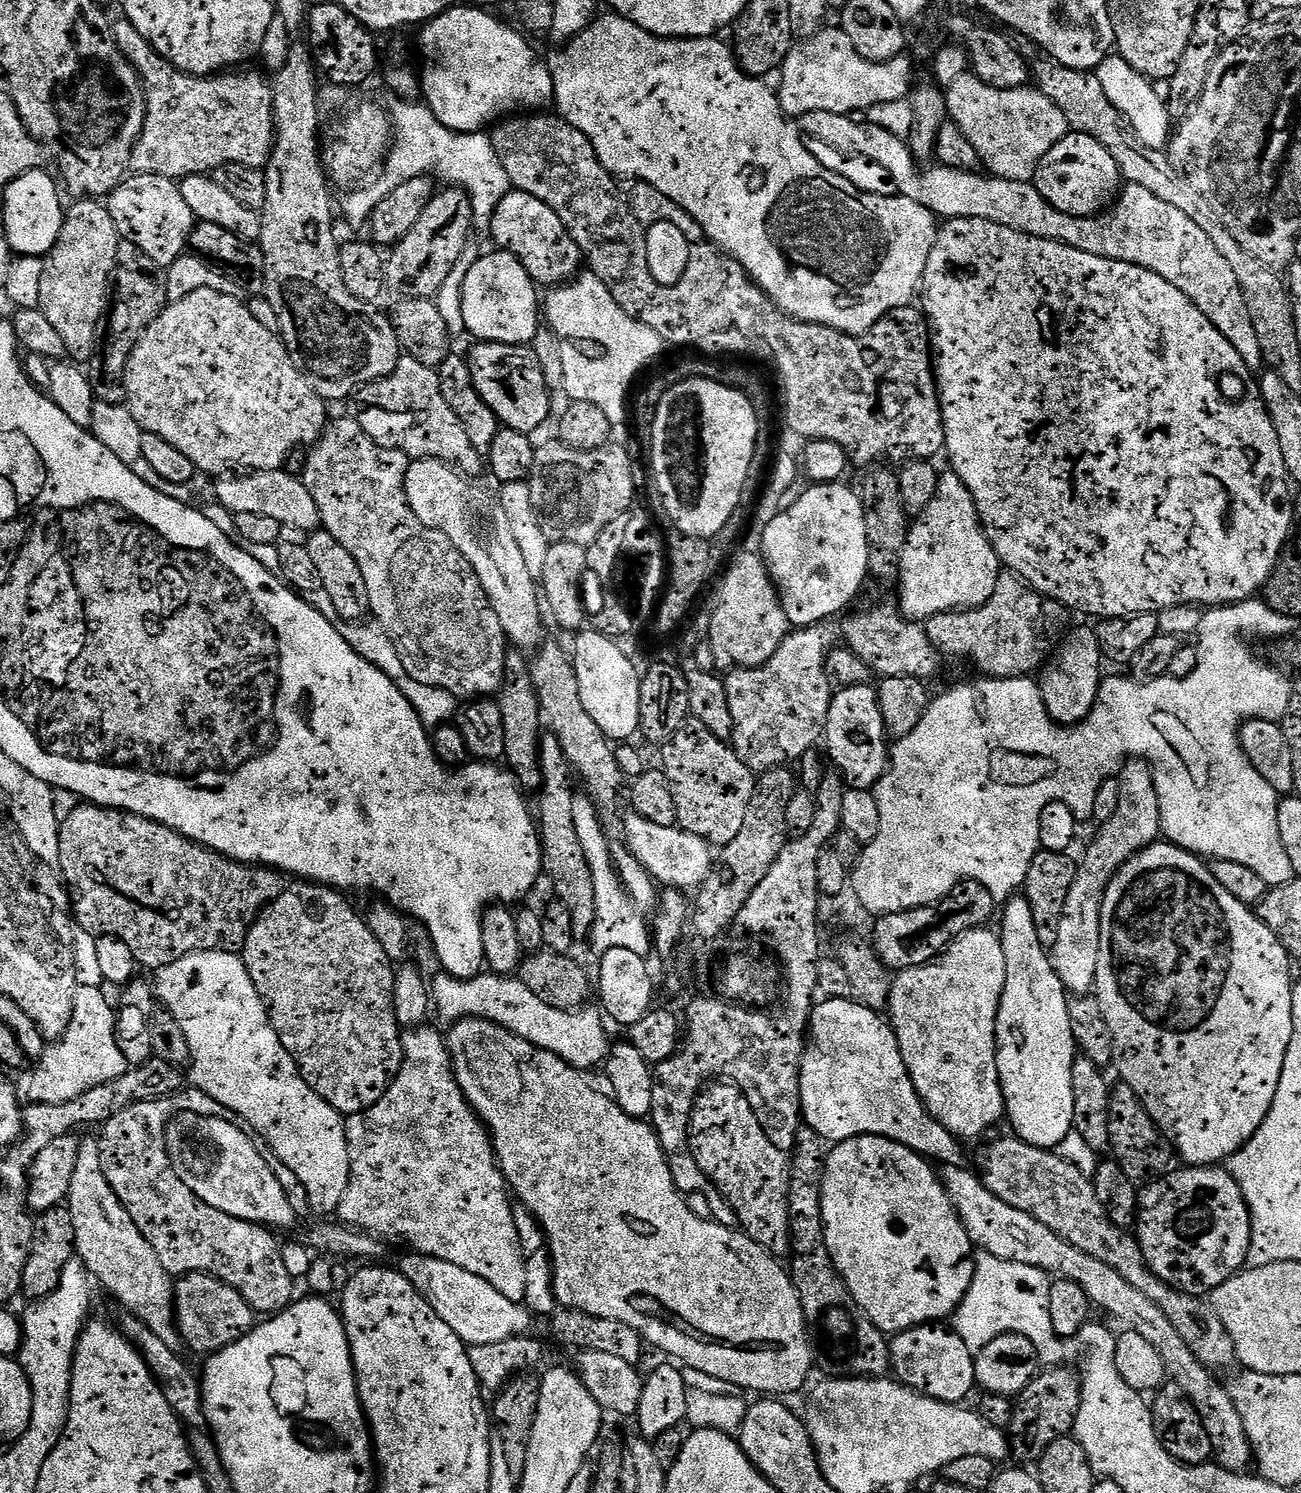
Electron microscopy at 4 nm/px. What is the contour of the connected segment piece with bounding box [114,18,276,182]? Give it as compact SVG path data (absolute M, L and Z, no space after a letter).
M127 18L117 19L114 31L122 54L140 75L148 94L144 134L132 151L131 167L137 173L158 174L179 182L185 176L215 173L215 168L227 164L267 169L276 144L274 88L267 75L232 70L215 76L191 76L175 68Z

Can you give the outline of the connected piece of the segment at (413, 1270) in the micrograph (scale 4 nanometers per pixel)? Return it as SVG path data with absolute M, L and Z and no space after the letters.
M420 1253L406 1254L399 1263L397 1262L397 1271L426 1297L434 1307L435 1313L467 1346L493 1345L495 1342L525 1335L529 1331L530 1313L525 1305L503 1297L486 1279L479 1278L452 1262L426 1257Z

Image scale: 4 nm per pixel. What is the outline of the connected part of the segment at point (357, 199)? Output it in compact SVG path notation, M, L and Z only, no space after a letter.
M400 102L394 111L394 143L379 173L380 181L373 188L361 187L345 195L348 196L344 200L345 218L352 224L367 225L378 204L395 188L402 186L402 182L429 174L437 181L445 180L445 185L463 188L472 198L472 215L476 218L492 217L498 204L510 191L508 174L500 155L494 150L491 135L483 131L455 132L438 122L427 103Z

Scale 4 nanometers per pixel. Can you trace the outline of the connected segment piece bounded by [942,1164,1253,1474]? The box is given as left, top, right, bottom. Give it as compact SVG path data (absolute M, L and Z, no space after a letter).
M945 1164L942 1168L942 1179L944 1188L948 1191L950 1202L960 1215L960 1220L964 1224L965 1230L968 1231L973 1245L981 1252L994 1254L994 1258L1002 1258L1002 1262L1022 1262L1022 1266L1034 1266L1043 1272L1055 1274L1059 1279L1069 1280L1082 1286L1082 1290L1086 1290L1086 1298L1099 1311L1101 1308L1102 1311L1109 1312L1114 1319L1121 1320L1124 1326L1127 1326L1131 1331L1142 1334L1142 1338L1146 1338L1146 1342L1150 1342L1150 1346L1154 1346L1154 1350L1158 1350L1158 1358L1162 1358L1162 1366L1167 1379L1173 1384L1182 1386L1182 1394L1186 1394L1186 1398L1190 1398L1190 1402L1194 1402L1194 1410L1198 1410L1198 1418L1202 1418L1202 1426L1206 1426L1206 1434L1210 1434L1210 1446L1215 1463L1228 1472L1247 1473L1253 1463L1252 1447L1246 1438L1246 1428L1242 1426L1241 1415L1238 1414L1237 1407L1234 1406L1227 1387L1223 1383L1220 1385L1221 1377L1202 1362L1198 1362L1198 1358L1194 1358L1190 1346L1186 1346L1186 1341L1179 1336L1178 1330L1174 1330L1170 1318L1166 1318L1166 1314L1162 1310L1158 1310L1158 1306L1154 1306L1154 1302L1150 1302L1150 1298L1146 1298L1146 1294L1134 1290L1134 1286L1130 1286L1130 1282L1126 1282L1126 1278L1122 1278L1122 1274L1118 1274L1118 1270L1106 1266L1106 1262L1098 1262L1098 1258L1090 1258L1090 1254L1082 1254L1082 1250L1078 1250L1078 1246L1070 1246L1070 1242L1058 1238L1058 1234L1054 1234L1054 1230L1042 1226L1042 1222L1038 1222L1038 1218L1030 1218L1030 1214L1022 1214L1022 1210L1014 1210L1014 1206L1002 1202L1002 1198L990 1194L990 1190L986 1190L983 1180L975 1171L967 1172L966 1169L967 1167L958 1164Z

